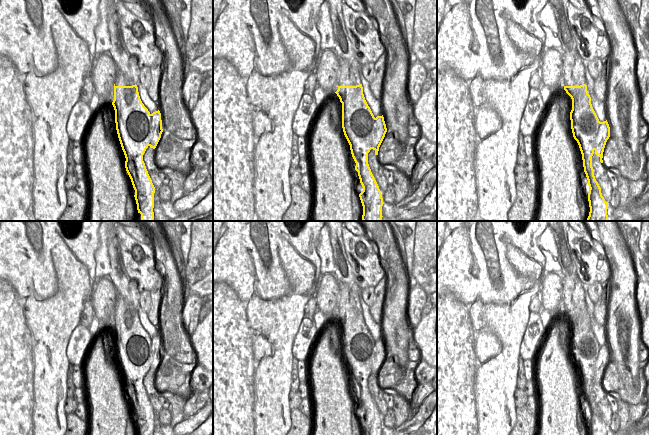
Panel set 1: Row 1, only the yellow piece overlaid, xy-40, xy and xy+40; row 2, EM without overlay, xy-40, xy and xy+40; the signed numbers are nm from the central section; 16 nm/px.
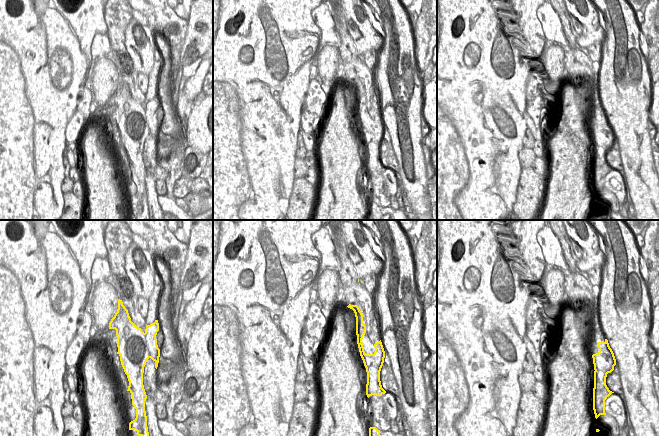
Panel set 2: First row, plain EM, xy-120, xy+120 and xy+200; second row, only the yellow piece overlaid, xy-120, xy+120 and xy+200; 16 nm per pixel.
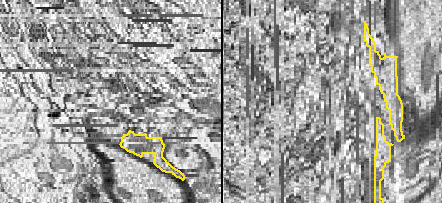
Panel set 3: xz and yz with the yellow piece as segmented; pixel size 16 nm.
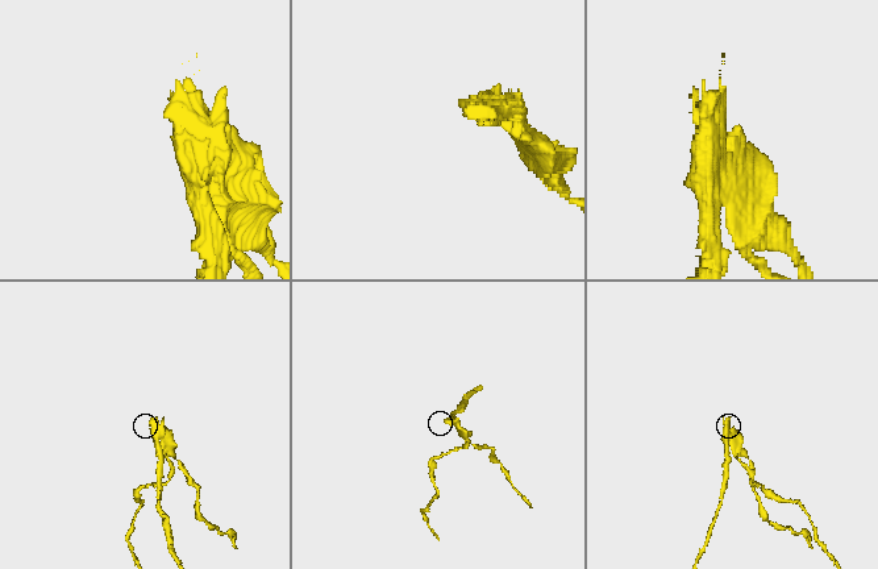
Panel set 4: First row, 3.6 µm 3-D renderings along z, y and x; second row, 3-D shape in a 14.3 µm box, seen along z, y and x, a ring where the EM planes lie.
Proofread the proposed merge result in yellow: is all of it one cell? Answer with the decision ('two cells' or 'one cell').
two cells

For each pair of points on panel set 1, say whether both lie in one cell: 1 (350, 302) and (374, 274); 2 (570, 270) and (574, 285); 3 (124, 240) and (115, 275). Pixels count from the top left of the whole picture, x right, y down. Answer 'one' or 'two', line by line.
1: two
2: two
3: two

